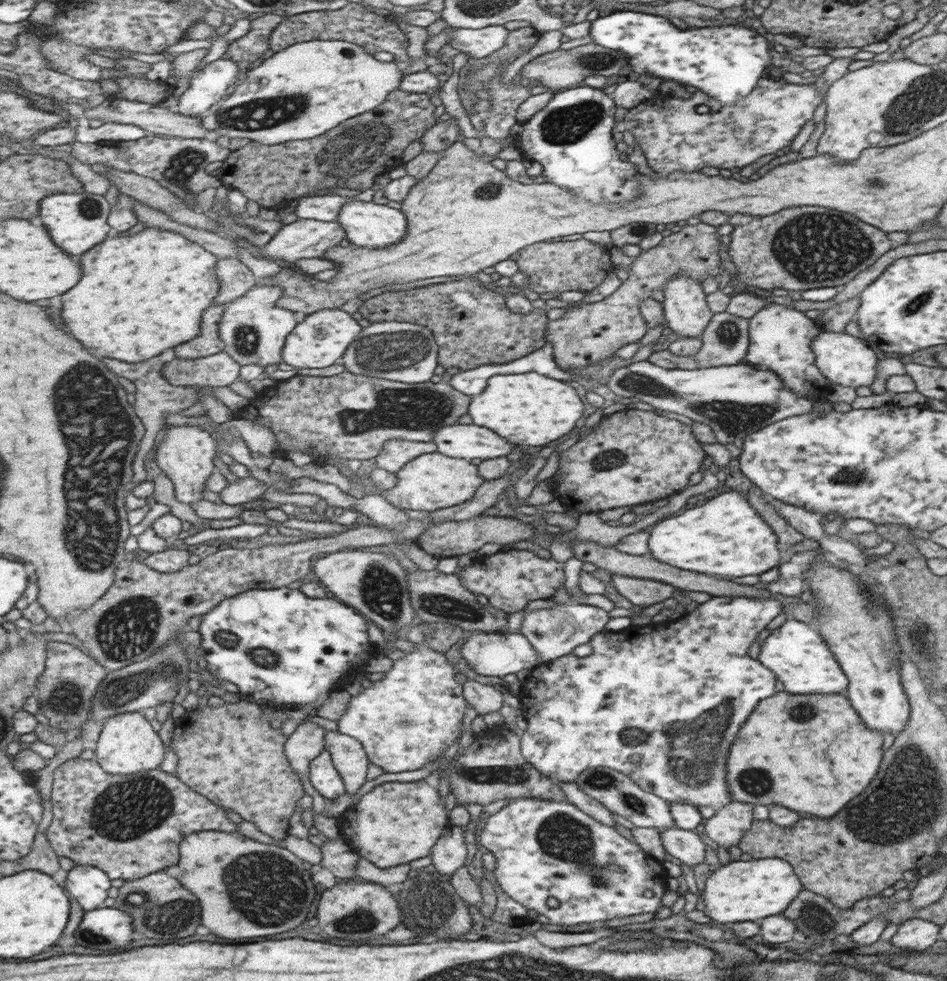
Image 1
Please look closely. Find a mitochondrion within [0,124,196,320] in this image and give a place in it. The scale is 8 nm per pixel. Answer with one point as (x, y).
(89, 208)

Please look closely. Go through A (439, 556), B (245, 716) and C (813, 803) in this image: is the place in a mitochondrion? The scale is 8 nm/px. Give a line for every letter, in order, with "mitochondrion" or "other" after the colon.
A: other
B: other
C: other

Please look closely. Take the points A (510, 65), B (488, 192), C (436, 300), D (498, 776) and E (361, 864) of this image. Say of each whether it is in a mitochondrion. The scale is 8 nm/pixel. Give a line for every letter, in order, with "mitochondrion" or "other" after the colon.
A: other
B: mitochondrion
C: other
D: mitochondrion
E: other

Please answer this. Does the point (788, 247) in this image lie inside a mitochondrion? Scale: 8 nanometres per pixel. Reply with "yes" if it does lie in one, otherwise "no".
yes

